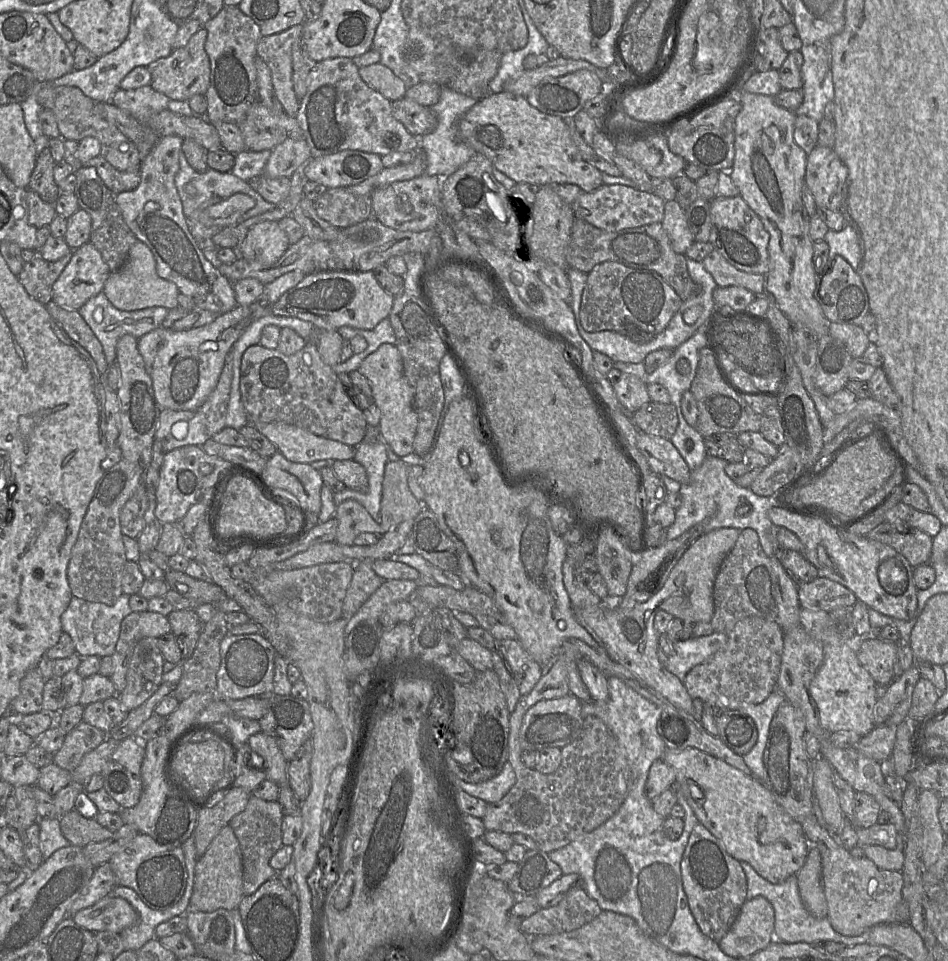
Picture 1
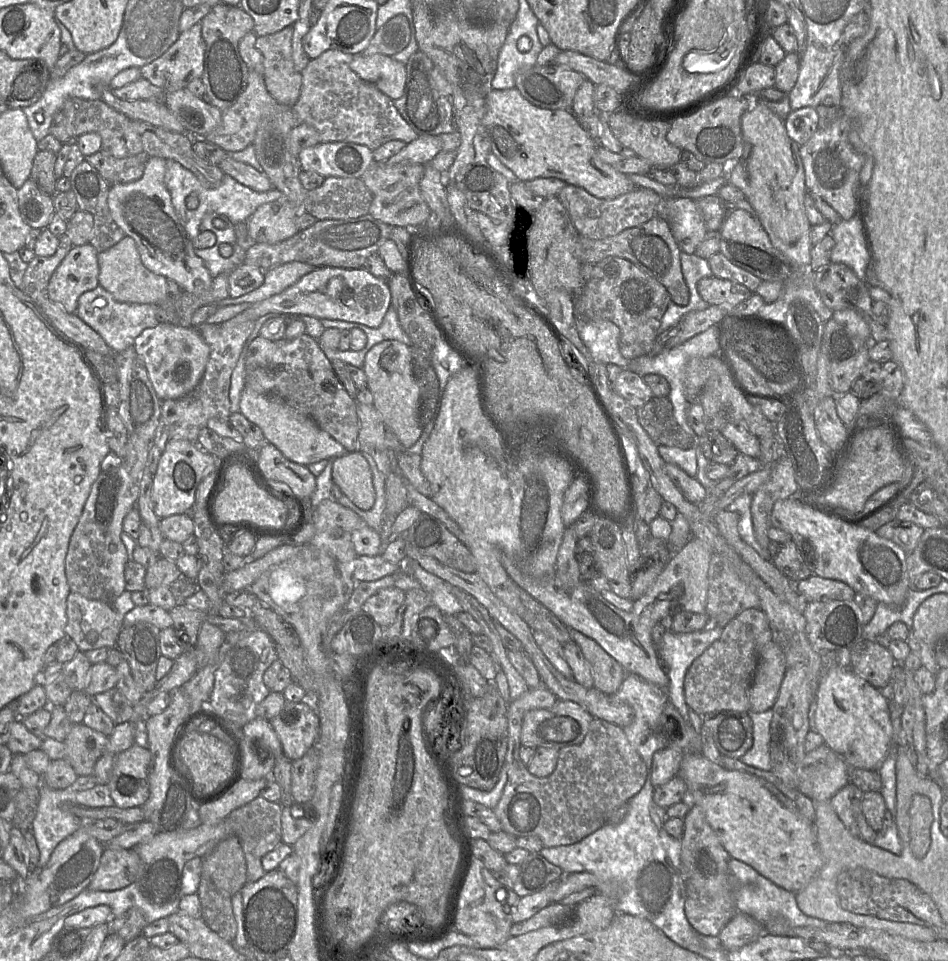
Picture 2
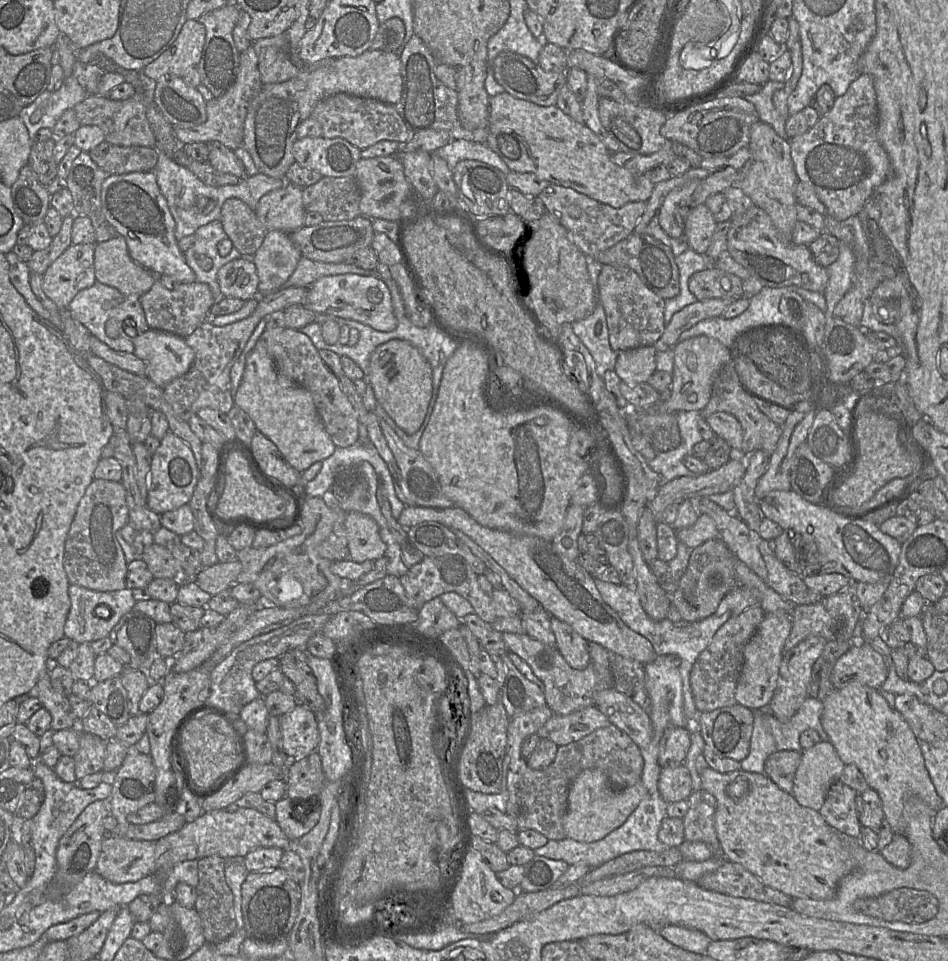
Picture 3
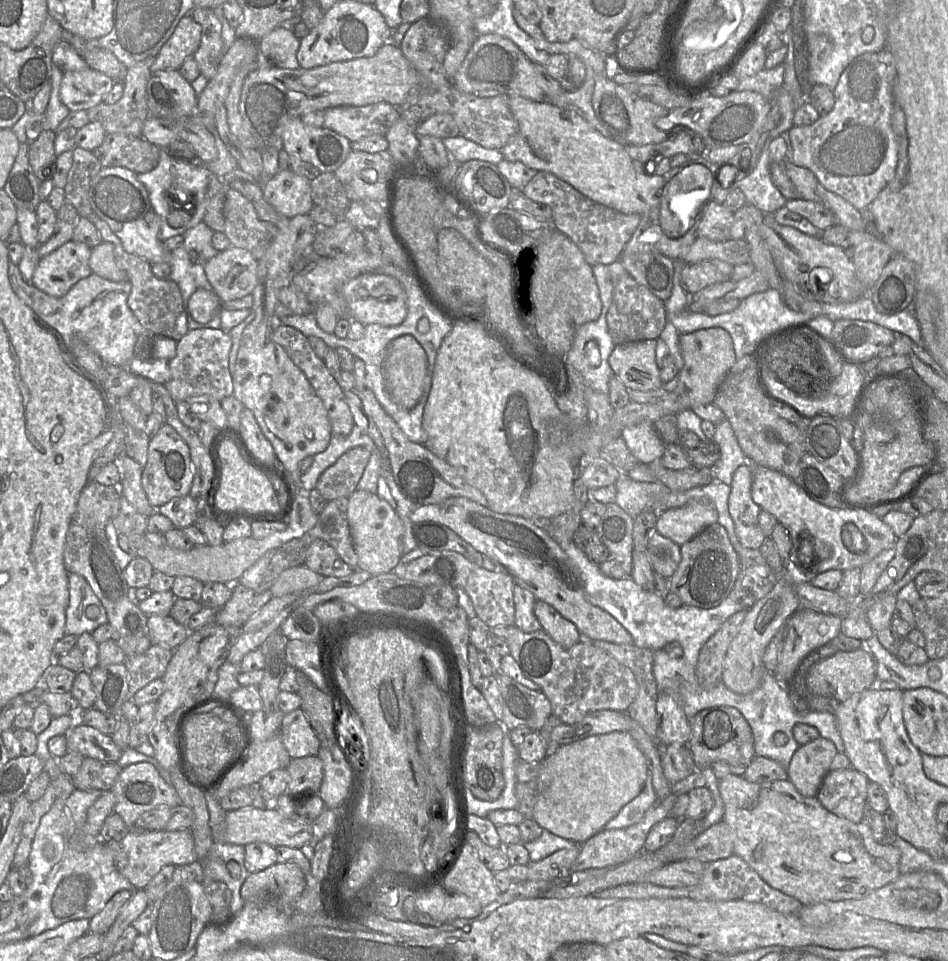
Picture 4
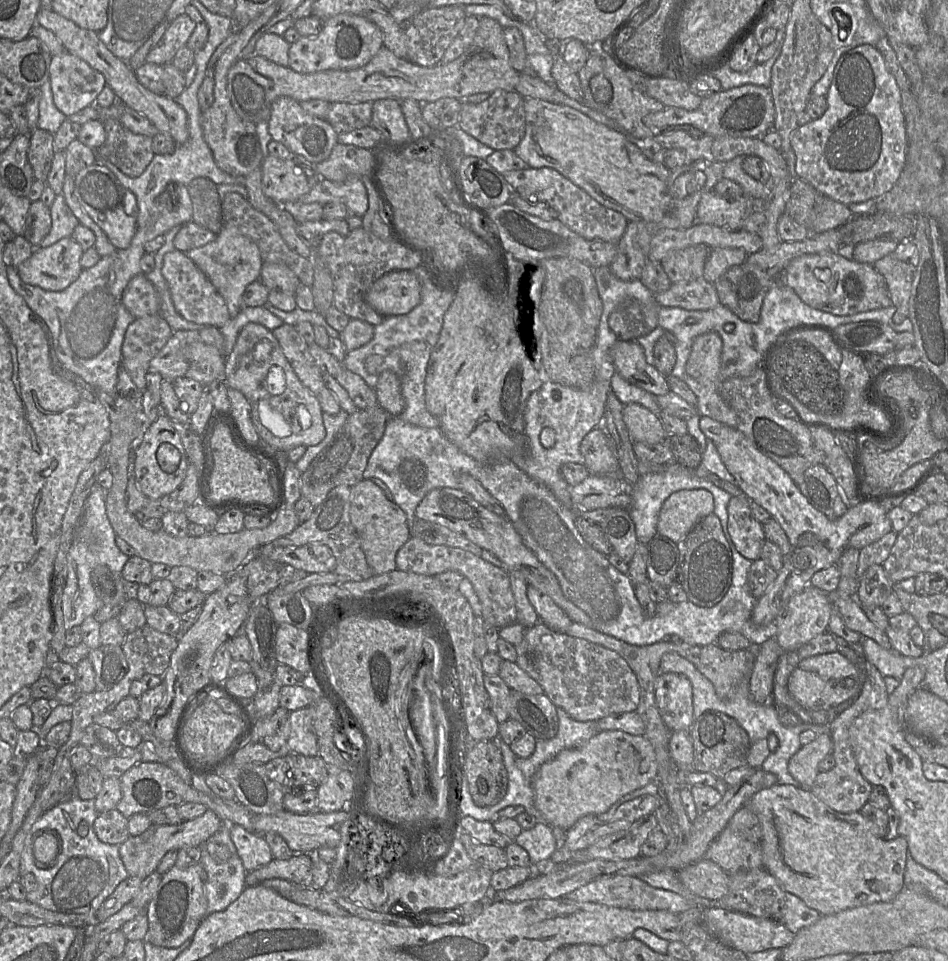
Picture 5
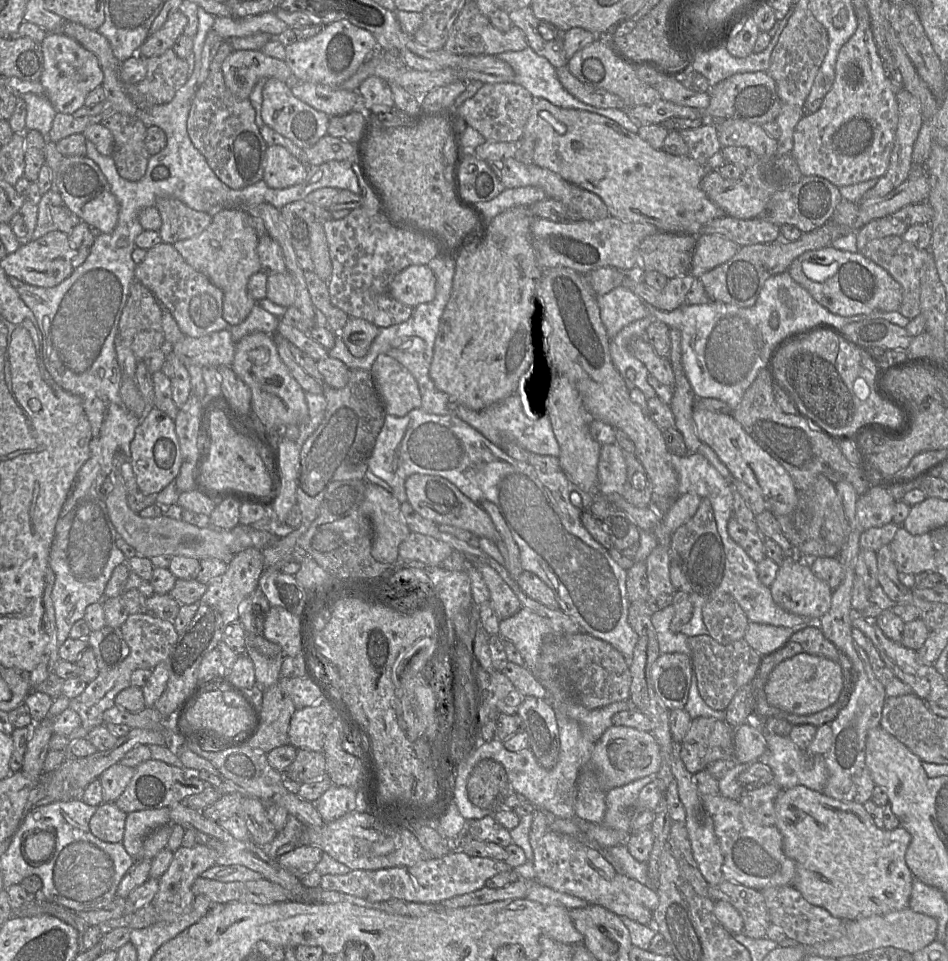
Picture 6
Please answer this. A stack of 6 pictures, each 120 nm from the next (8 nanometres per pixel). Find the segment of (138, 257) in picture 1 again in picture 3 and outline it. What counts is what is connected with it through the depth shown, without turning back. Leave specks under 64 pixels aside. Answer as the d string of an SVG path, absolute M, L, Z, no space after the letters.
M121 235L95 244L94 272L96 281L116 288L125 296L140 297L158 280L158 276L130 257Z

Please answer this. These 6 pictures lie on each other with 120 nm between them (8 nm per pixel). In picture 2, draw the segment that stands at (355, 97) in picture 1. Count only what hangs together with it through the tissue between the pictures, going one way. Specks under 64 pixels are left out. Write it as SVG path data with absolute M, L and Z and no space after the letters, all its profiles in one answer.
M327 50L310 59L301 72L300 97L293 106L299 122L312 126L318 132L320 143L350 142L373 151L392 140L408 144L418 138L398 113L393 100L351 70L353 58L339 50Z

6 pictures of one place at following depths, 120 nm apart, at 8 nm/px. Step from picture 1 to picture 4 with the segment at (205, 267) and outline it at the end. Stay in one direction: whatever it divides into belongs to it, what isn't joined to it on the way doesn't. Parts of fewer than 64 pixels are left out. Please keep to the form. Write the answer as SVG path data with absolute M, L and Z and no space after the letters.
M124 167L102 168L91 182L89 198L94 212L120 239L126 253L140 257L149 263L168 263L169 251L159 238L161 217L155 212L145 186L138 181L137 174Z

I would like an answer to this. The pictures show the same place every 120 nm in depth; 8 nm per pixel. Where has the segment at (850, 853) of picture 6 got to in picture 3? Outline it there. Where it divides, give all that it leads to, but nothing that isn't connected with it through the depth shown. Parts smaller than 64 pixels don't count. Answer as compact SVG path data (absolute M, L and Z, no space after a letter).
M710 767L700 772L701 788L716 799L715 831L721 845L721 856L742 865L763 884L792 899L832 898L839 881L852 870L852 859L844 848L839 831L831 827L819 811L804 807L796 798L777 786L765 774L735 770L720 773Z

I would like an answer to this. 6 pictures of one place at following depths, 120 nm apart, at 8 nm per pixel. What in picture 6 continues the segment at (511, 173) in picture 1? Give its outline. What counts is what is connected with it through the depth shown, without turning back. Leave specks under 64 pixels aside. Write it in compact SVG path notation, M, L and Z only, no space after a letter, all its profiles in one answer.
M534 98L522 140L533 141L533 163L546 168L563 179L598 195L609 214L624 222L648 223L668 234L699 235L700 229L715 218L724 216L722 210L703 192L700 183L707 174L706 167L690 156L674 156L663 149L656 150L637 133L630 132L604 116L553 105L543 98Z

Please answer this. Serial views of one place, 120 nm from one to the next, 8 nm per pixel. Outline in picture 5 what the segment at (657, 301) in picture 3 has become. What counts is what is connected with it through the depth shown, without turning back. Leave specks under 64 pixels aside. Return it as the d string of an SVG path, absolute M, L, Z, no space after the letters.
M634 298L620 303L610 314L608 325L619 341L635 341L645 335L645 318L640 302Z

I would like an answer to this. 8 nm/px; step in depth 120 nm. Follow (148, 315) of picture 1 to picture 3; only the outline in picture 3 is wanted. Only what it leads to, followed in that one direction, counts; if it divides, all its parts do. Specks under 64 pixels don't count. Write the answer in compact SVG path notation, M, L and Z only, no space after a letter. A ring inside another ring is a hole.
M98 281L91 287L80 290L70 302L69 309L73 317L83 324L92 335L113 350L128 353L134 352L133 340L125 333L123 329L124 323L134 327L137 335L142 334L149 329L138 296L125 296L116 288L102 284ZM108 321L114 321L117 325L118 336L116 338L110 338L106 334L105 325Z

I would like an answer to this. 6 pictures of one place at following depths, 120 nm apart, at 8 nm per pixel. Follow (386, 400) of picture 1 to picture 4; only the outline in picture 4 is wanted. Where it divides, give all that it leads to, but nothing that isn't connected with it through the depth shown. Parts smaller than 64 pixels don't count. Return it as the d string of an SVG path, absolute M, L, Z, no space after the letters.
M401 335L389 343L382 375L394 403L406 410L419 403L424 391L427 367L426 352L412 335Z

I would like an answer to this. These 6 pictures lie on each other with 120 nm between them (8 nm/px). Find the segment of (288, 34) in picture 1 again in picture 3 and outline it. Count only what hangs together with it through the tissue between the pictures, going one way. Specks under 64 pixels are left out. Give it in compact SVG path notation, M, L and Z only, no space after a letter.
M286 33L254 40L252 46L257 54L263 85L285 82L299 73L300 67L295 65L289 56Z

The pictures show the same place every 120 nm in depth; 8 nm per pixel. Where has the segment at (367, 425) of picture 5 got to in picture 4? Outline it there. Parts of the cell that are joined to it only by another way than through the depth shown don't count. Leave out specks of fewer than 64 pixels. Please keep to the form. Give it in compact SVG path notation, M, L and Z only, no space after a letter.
M363 447L349 449L320 475L316 489L327 501L349 497L357 489L370 454Z

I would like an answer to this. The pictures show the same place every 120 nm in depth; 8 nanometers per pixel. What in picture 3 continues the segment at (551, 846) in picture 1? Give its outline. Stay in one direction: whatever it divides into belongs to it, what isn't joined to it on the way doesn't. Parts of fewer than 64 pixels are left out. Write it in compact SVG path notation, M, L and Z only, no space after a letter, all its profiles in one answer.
M545 704L509 718L506 745L506 753L510 757L507 775L509 796L505 812L517 822L519 830L532 829L543 834L548 840L563 840L566 838L563 818L568 806L569 790L573 781L584 770L601 770L614 788L623 790L640 781L644 761L640 748L633 740L618 727L610 724L577 741L558 746L553 762L545 769L531 769L521 754L521 744L525 737L536 733L552 715L553 712Z

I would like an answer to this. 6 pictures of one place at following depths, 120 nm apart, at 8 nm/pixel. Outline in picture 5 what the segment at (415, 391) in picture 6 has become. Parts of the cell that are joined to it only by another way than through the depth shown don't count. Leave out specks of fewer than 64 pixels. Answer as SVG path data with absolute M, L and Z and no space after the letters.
M389 370L382 371L378 376L375 392L380 407L390 418L398 417L404 411L405 400L401 391L401 382L395 373Z

